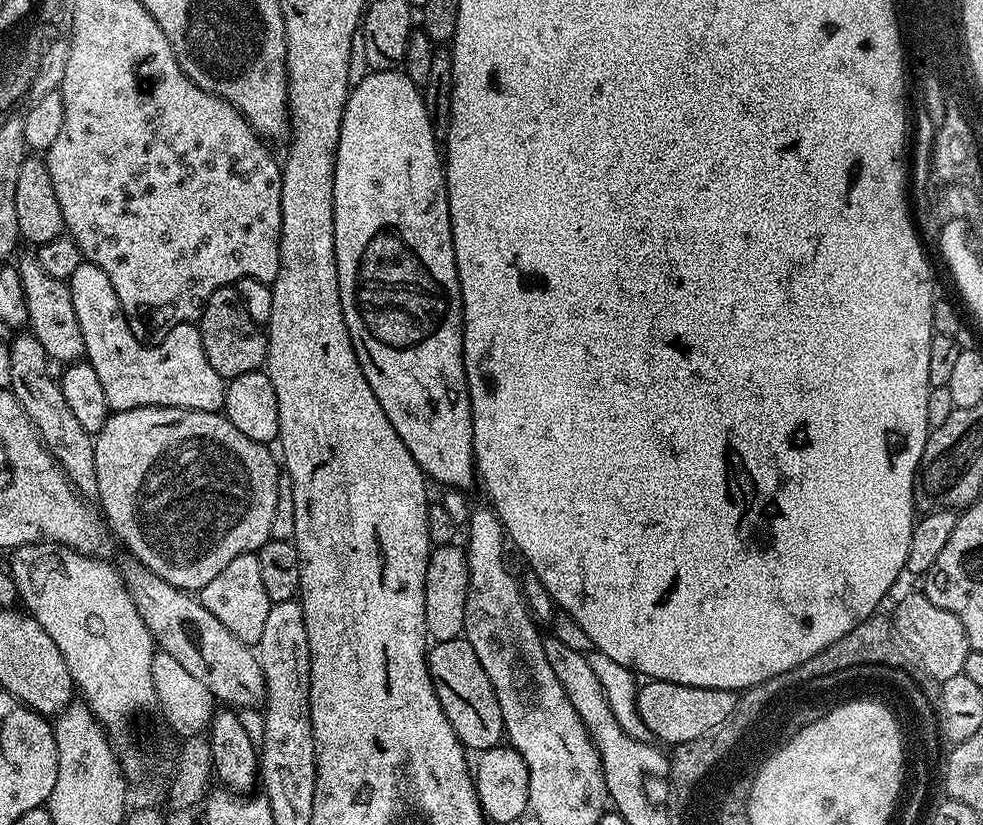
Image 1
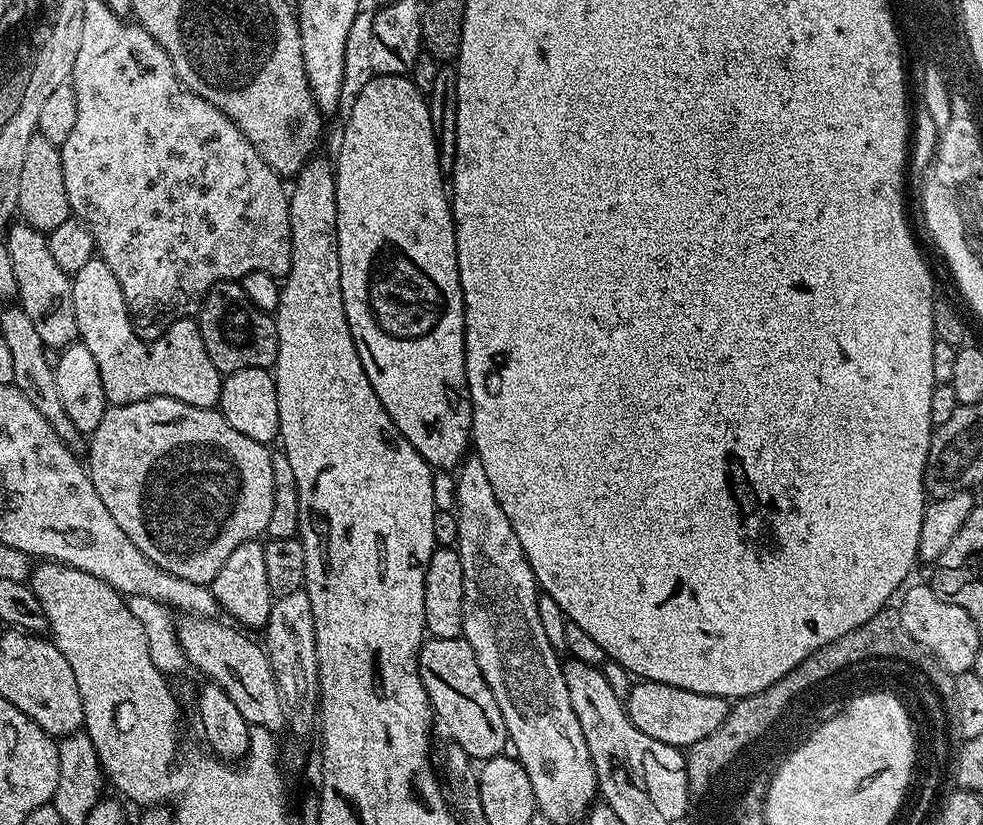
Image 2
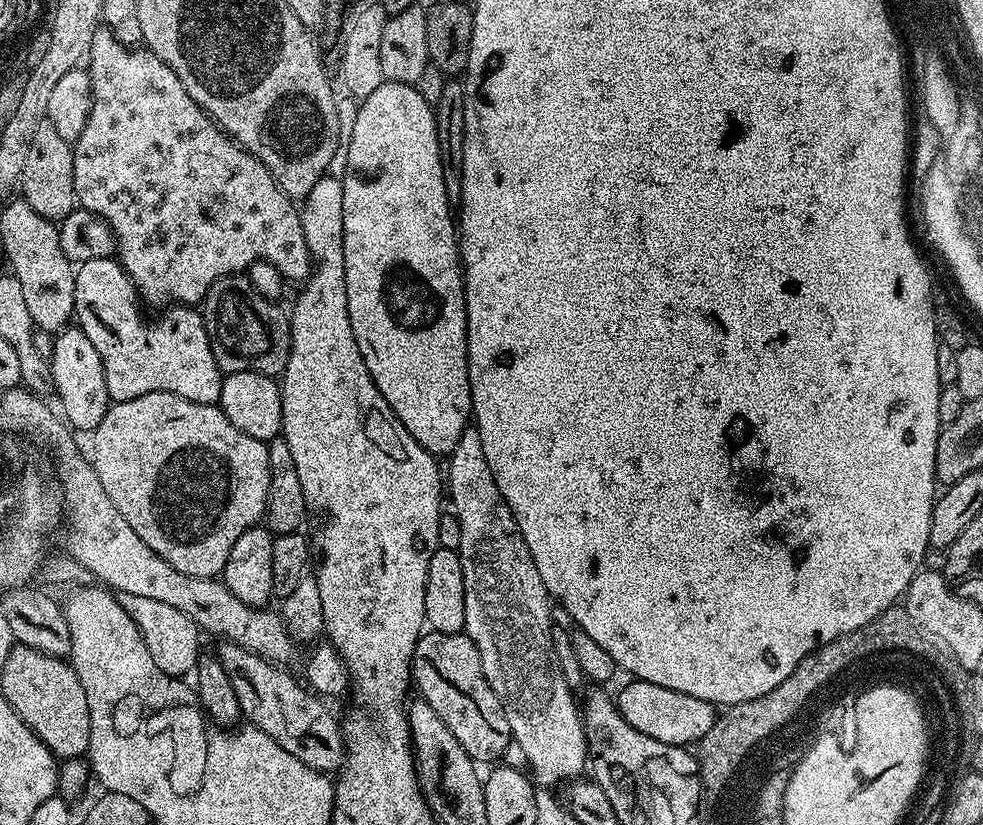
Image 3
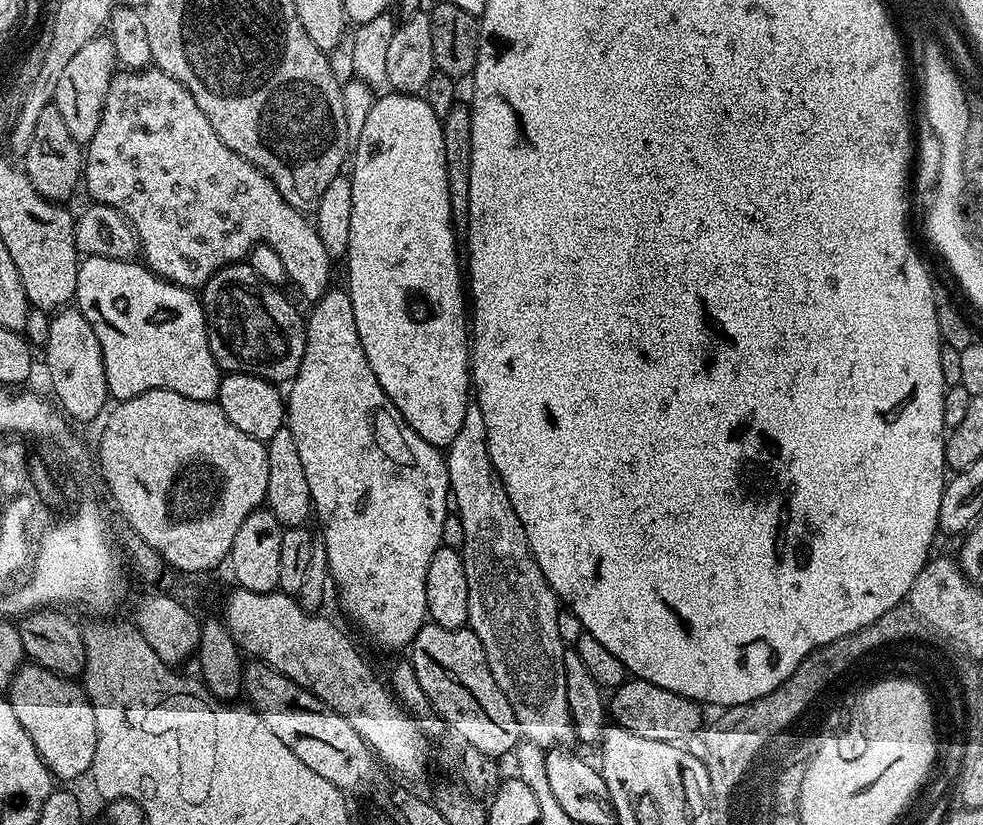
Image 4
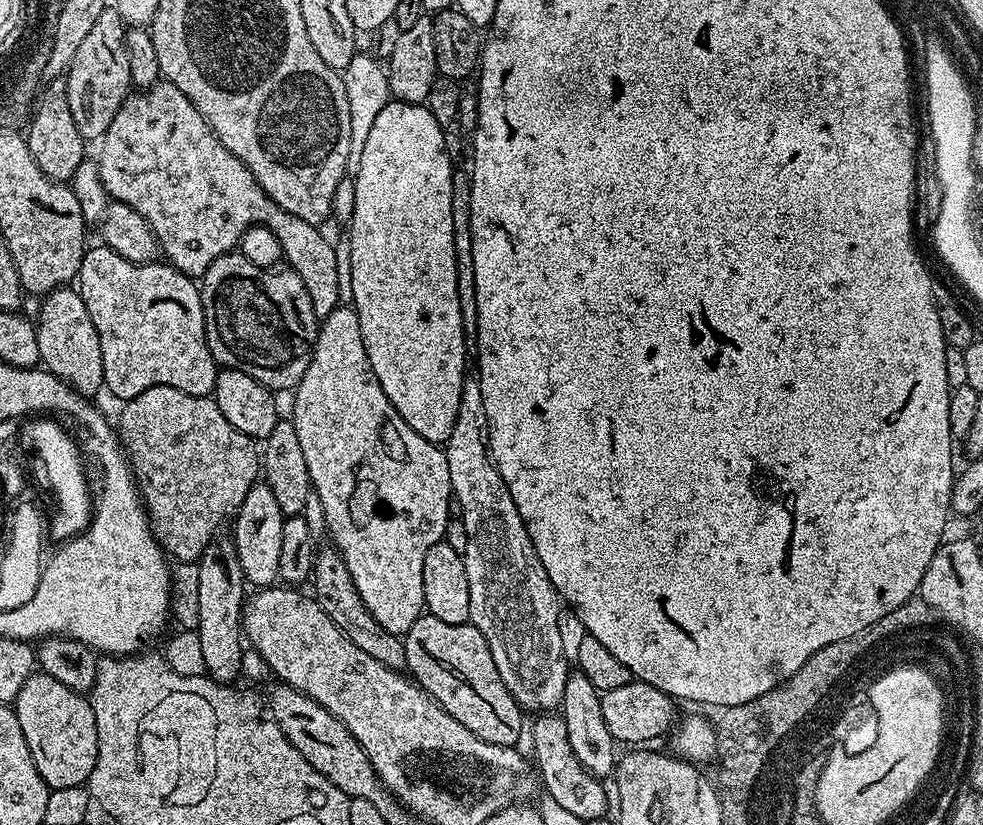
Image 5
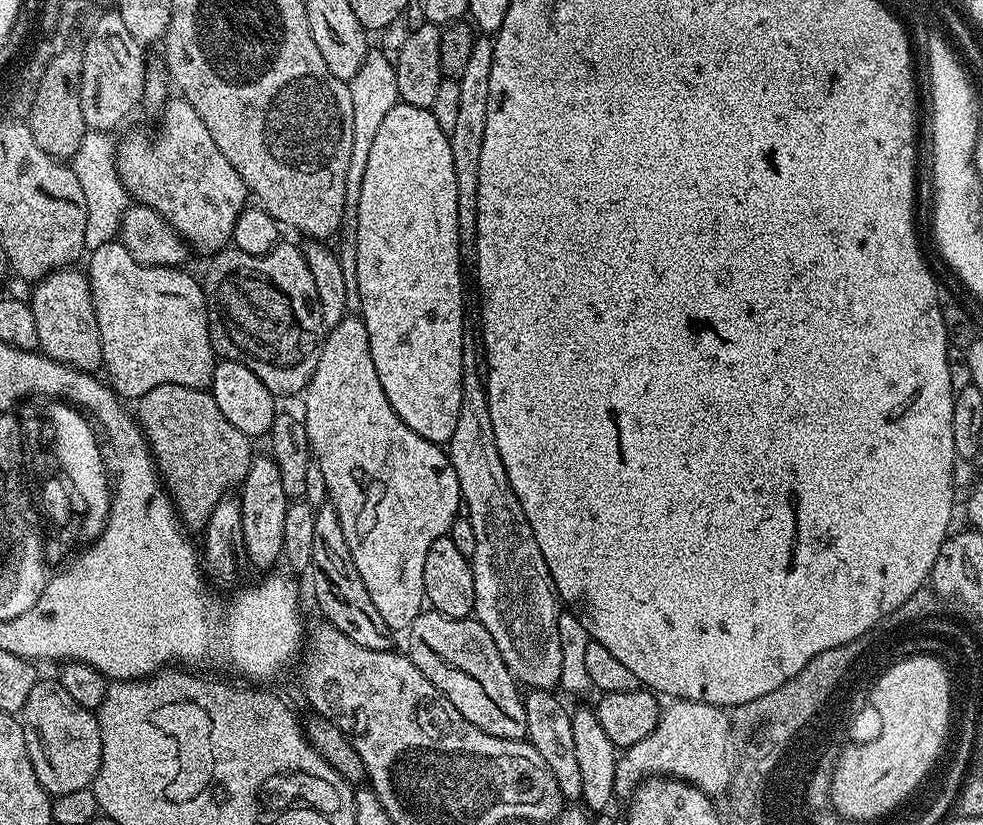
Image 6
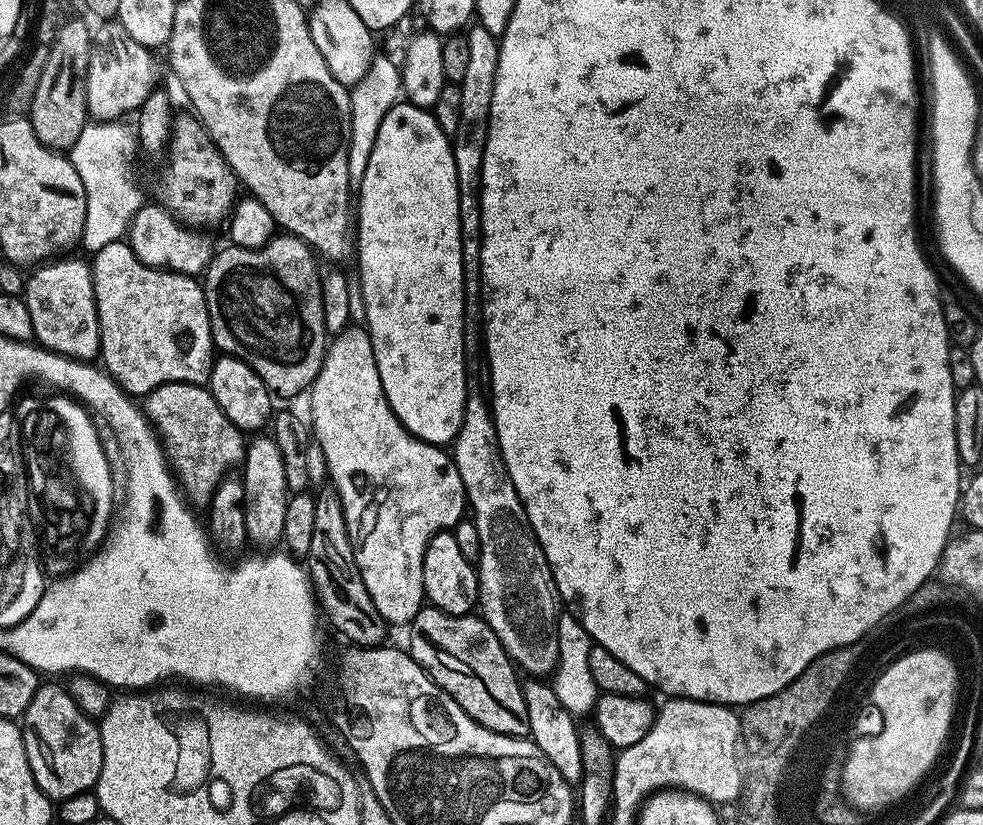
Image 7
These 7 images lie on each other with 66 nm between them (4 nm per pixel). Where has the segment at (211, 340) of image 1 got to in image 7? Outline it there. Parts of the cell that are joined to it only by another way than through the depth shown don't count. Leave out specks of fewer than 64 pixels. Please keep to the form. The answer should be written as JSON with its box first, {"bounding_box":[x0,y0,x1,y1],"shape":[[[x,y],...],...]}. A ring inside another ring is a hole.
{"bounding_box":[202,234,330,397],"shape":[[[277,234],[261,248],[227,247],[213,255],[202,276],[213,345],[223,355],[237,356],[249,364],[273,397],[307,393],[330,343],[330,334],[324,325],[324,282],[322,268],[316,265],[317,253],[306,241],[291,234]]]}

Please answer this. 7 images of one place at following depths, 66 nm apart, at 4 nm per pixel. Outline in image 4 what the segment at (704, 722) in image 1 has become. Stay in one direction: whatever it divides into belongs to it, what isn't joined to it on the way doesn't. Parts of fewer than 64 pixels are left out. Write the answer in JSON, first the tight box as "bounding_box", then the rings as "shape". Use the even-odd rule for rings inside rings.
{"bounding_box":[610,678,701,744],"shape":[[[635,678],[625,679],[619,688],[615,689],[610,696],[610,716],[612,716],[617,725],[626,730],[630,730],[630,734],[638,734],[638,738],[650,738],[654,742],[666,742],[667,744],[675,744],[684,742],[684,739],[695,730],[699,729],[701,705],[695,700],[688,700],[684,696],[674,694],[670,690],[662,690],[662,686],[654,686],[654,682],[646,682]]]}

